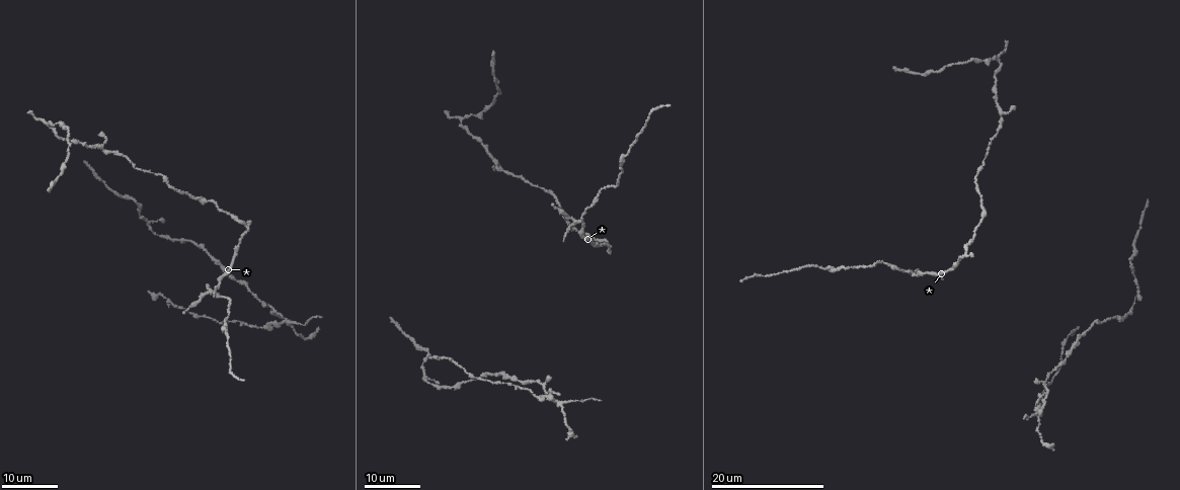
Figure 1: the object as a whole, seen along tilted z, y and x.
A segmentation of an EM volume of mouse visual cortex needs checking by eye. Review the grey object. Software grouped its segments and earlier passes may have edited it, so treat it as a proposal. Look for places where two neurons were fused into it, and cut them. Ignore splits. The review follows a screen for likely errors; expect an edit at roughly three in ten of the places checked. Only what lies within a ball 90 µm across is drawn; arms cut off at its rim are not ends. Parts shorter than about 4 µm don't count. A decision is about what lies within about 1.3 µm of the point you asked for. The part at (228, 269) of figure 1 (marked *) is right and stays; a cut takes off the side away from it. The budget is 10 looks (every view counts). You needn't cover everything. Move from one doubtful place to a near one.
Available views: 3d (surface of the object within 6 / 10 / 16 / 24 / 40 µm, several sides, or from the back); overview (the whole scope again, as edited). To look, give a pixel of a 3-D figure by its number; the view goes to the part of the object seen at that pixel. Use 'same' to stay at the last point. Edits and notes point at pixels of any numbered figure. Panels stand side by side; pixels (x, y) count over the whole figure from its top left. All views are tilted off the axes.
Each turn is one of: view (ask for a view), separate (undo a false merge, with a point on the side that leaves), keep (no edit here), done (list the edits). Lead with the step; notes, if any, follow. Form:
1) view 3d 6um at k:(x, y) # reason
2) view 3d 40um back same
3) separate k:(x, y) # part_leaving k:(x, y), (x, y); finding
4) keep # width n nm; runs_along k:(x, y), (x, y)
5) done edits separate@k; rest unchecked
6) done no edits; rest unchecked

view 3d 16um at 1:(579, 221) # thin arm on a thick one

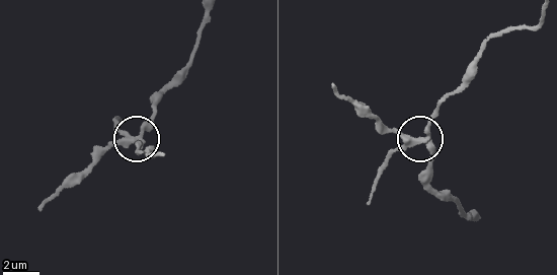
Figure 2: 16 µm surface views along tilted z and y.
view 3d 6um at 2:(422, 141)

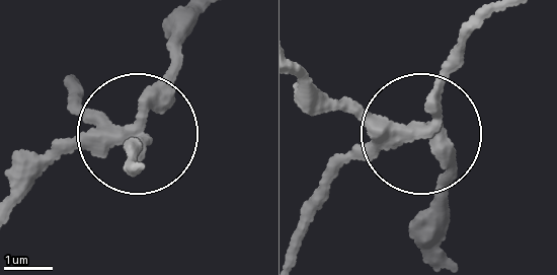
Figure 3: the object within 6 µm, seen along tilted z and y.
separate 3:(436, 82) # side_arm 39 um; arms 4; two neurons meet here

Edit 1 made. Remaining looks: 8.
view overview # see it whole again

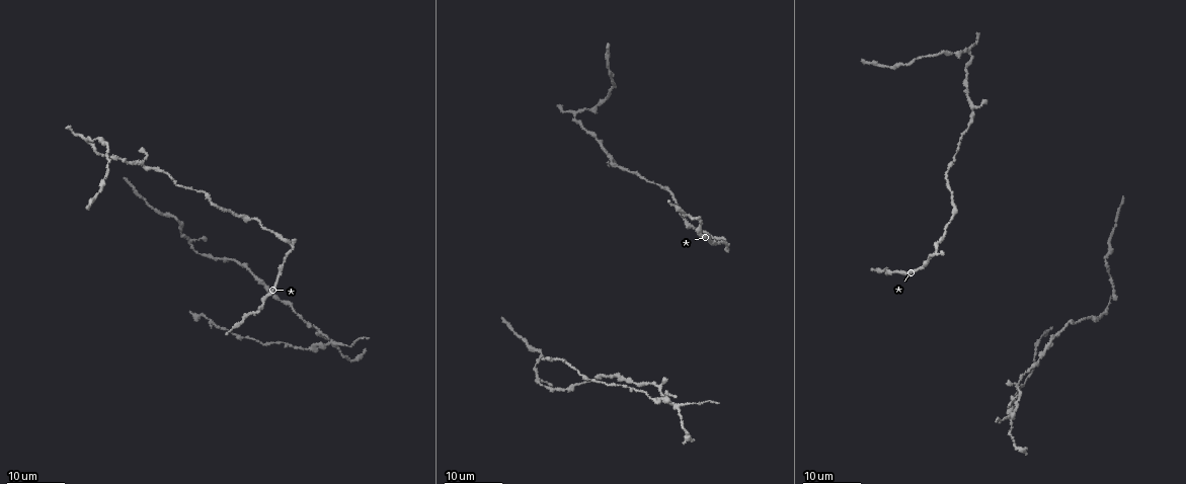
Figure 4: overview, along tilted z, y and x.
view 3d 16um at 4:(934, 255) # sudden change in width

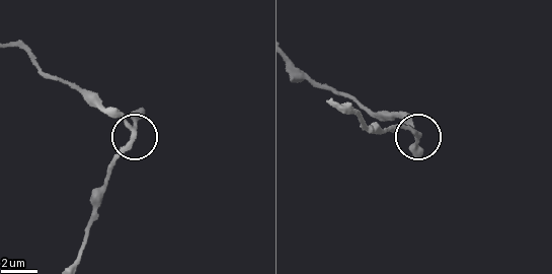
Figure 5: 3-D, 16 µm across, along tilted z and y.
view 3d 6um at 5:(132, 136)

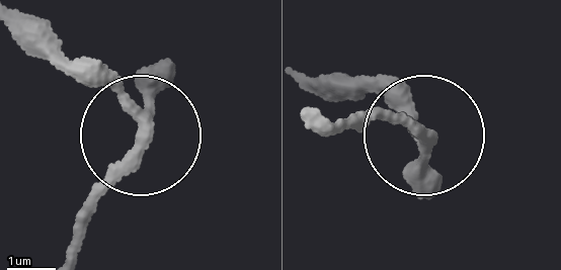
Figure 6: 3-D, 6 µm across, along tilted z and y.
keep # arms 3; runs_along 6:(70, 253), (131, 120), (51, 26); all the same neuron

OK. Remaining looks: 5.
view 3d 24um at 4:(657, 387) # branch point

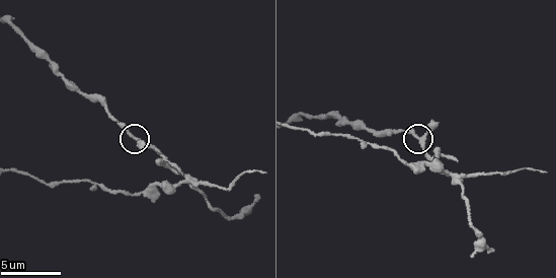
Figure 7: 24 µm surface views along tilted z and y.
view 3d 10um at 7:(419, 139) # zoom in

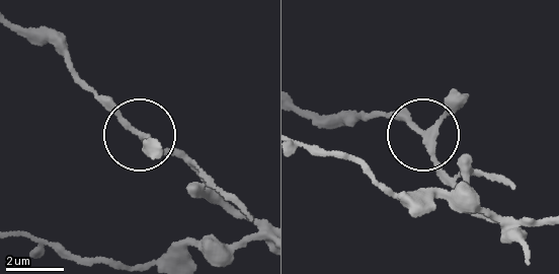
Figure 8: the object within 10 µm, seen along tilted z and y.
keep # arms 3; all the same neuron

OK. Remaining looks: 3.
view 3d 10um at 7:(186, 181) # side arm on a straight run

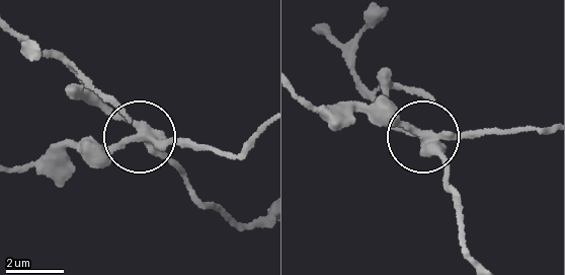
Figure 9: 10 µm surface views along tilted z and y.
separate 9:(104, 154) # arms 3; part_leaving 9:(141, 135), (103, 148), (60, 145), (22, 164); a second neuron is stuck on

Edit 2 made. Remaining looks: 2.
view 3d 24um at 4:(566, 389) # a narrow waist

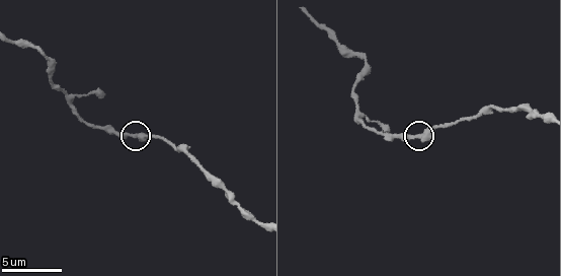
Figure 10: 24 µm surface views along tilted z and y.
view 3d 10um at 10:(134, 136)

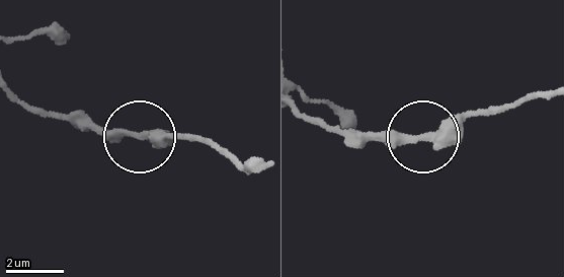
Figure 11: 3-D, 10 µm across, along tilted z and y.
keep # runs_along 11:(248, 167), (203, 141), (53, 119); one neuron here

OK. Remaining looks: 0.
done edits separate@3, separate@9; rest unchecked

